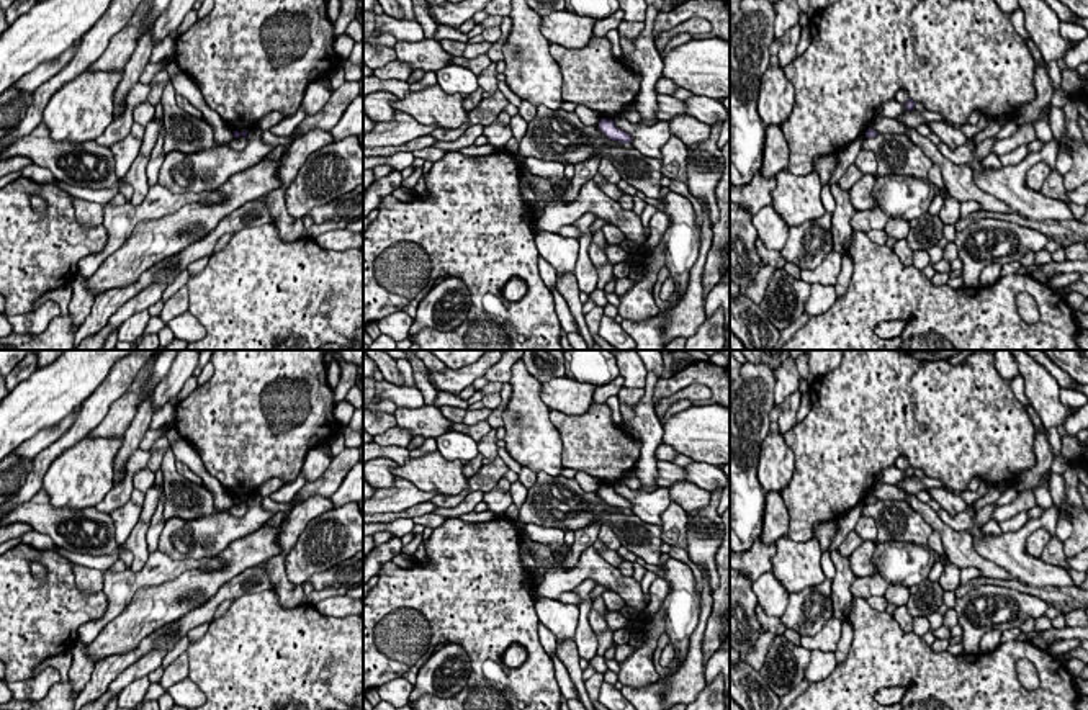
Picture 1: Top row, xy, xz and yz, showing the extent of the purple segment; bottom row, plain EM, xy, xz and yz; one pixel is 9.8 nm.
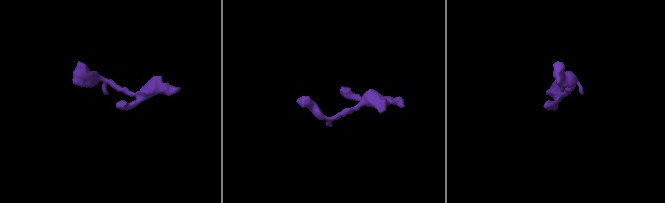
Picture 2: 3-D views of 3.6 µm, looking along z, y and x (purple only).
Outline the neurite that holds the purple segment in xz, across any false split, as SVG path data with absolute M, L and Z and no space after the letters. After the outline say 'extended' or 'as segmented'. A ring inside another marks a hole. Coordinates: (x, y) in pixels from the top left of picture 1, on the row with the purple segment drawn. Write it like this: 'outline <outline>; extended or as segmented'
outline M602 118L599 123L600 131L612 141L617 142L632 142L632 136L618 129L614 119Z; as segmented

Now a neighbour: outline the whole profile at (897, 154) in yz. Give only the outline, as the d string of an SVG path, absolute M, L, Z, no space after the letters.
M877 134L864 137L864 151L872 151L877 159L877 175L908 175L928 178L933 160L906 134Z

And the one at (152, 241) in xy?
M263 159L232 175L216 188L226 196L219 203L191 203L164 218L139 222L126 242L85 278L88 290L97 296L136 283L146 270L208 236L223 218L242 204L280 188L280 164L281 160Z

